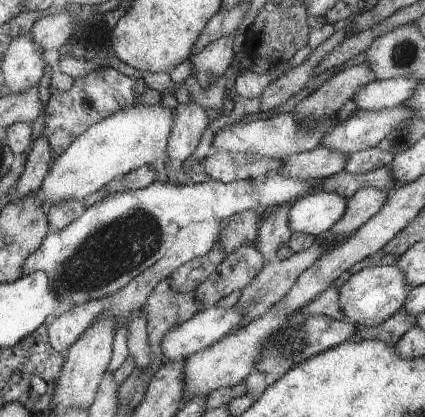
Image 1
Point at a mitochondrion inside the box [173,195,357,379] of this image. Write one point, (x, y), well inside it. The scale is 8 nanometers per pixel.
(291, 339)

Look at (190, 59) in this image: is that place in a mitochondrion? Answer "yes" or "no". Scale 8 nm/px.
no

